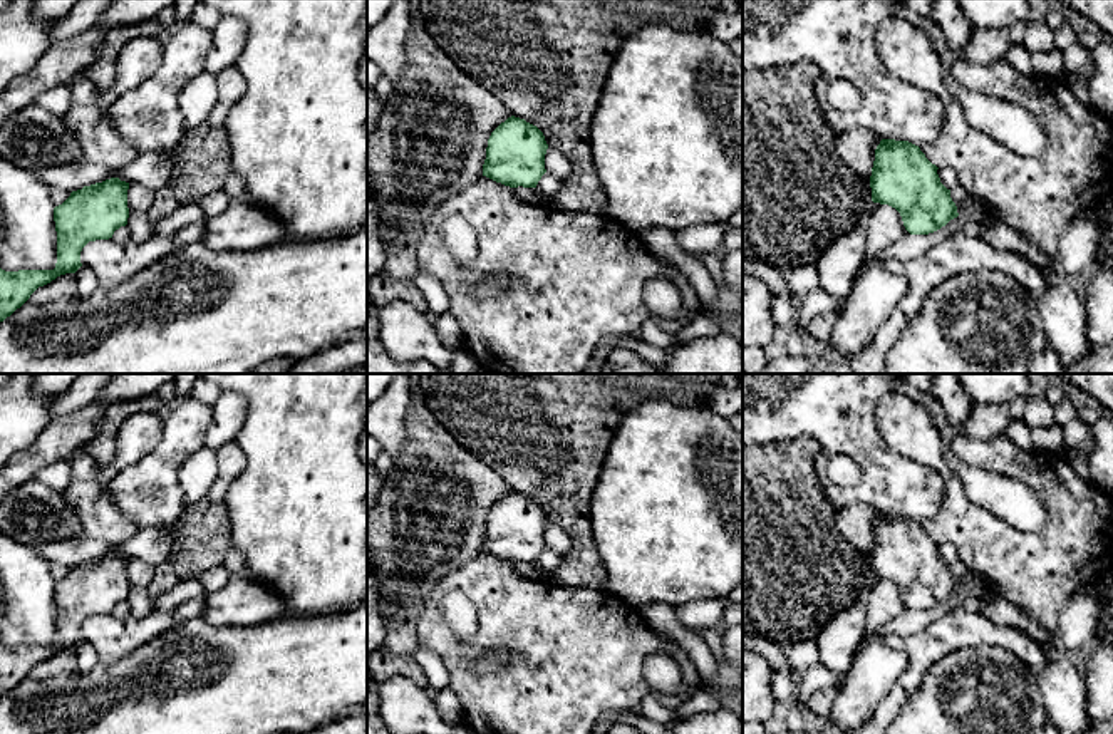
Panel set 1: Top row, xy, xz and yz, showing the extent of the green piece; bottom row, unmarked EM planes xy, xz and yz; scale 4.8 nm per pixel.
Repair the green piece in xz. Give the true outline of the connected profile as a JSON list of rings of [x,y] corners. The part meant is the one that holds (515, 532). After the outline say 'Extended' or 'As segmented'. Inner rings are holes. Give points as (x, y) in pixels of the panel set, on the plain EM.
[[[508,493],[489,511],[483,551],[510,563],[536,563],[548,519],[543,508],[520,493]]]. As segmented

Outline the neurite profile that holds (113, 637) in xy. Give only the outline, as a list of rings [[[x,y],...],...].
[[[181,578],[156,600],[144,618],[117,618],[112,613],[89,617],[80,627],[80,638],[96,649],[99,662],[116,662],[169,630],[174,625],[174,610],[198,597],[204,597],[199,580]]]

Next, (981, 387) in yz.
[[[957,374],[972,404],[1009,404],[1031,395],[1028,374]]]

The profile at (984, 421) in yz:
[[[972,404],[962,432],[987,441],[1004,434],[1009,422],[1011,414],[1007,404]]]

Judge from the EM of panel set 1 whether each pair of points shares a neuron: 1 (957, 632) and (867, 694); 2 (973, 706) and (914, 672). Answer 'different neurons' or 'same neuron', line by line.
1: different neurons
2: different neurons

